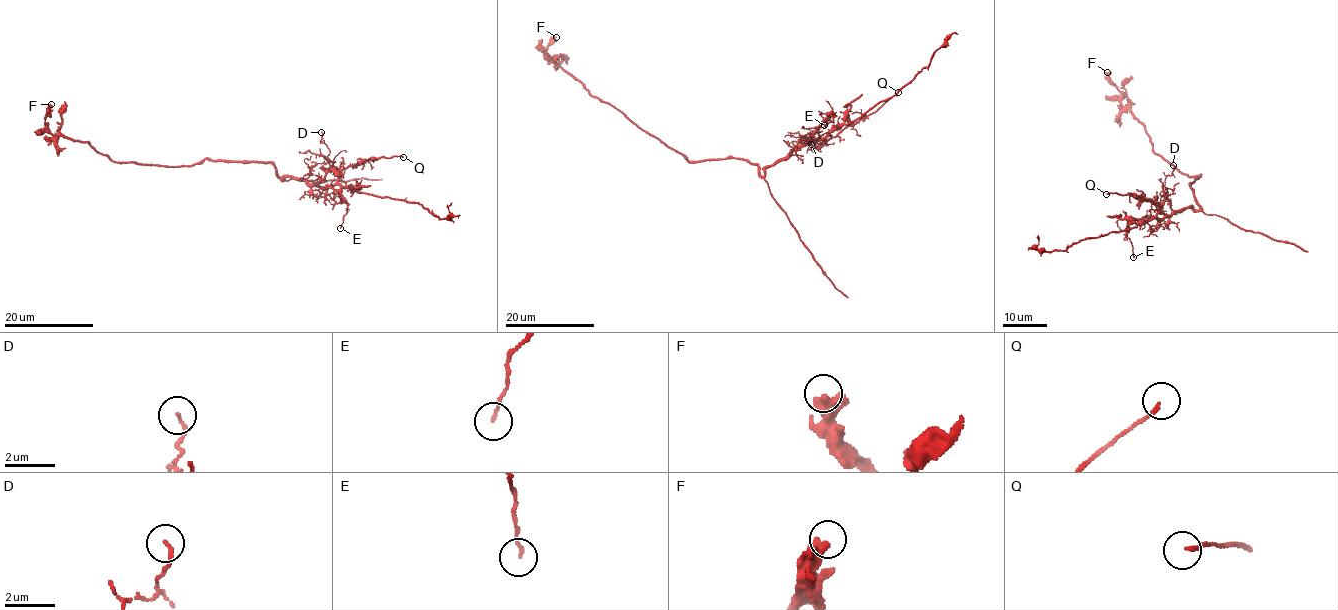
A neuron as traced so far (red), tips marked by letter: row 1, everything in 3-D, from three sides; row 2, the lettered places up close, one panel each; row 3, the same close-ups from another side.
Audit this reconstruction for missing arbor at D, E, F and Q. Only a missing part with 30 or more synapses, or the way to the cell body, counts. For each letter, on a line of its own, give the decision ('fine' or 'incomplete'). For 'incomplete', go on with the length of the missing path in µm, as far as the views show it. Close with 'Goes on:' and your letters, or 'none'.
D: fine
E: fine
F: fine
Q: fine
Goes on: none

